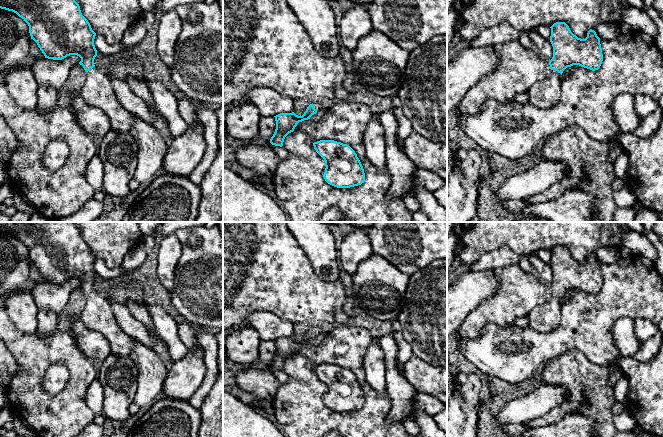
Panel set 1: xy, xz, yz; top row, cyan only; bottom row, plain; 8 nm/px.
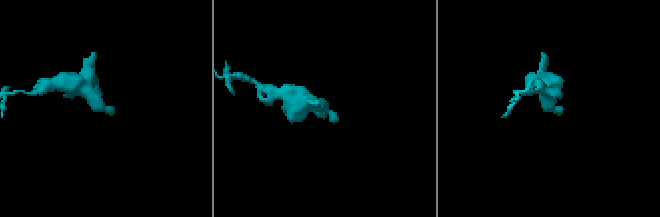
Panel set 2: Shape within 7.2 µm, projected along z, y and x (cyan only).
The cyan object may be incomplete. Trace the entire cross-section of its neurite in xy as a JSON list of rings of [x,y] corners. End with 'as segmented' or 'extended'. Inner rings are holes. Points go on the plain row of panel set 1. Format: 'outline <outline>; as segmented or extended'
outline [[[0,222],[0,232],[16,237],[29,250],[29,257],[45,282],[62,284],[70,279],[81,282],[79,286],[87,296],[87,303],[80,315],[82,324],[104,335],[110,343],[111,353],[127,353],[137,368],[138,388],[133,403],[139,407],[151,405],[163,389],[169,367],[155,351],[124,333],[111,309],[104,293],[94,289],[97,274],[94,269],[96,257],[88,244],[82,239],[79,228],[74,222]]]; extended

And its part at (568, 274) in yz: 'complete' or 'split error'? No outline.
split error

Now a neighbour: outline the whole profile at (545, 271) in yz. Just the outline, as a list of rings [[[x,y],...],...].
[[[536,254],[528,256],[528,260],[532,267],[538,271],[540,280],[549,286],[553,281],[553,270],[551,266],[541,260]]]

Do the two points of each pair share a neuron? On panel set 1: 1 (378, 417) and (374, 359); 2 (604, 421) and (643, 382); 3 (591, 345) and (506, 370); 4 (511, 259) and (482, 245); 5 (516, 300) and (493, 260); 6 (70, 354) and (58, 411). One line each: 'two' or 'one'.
1: two
2: two
3: one
4: two
5: two
6: one

